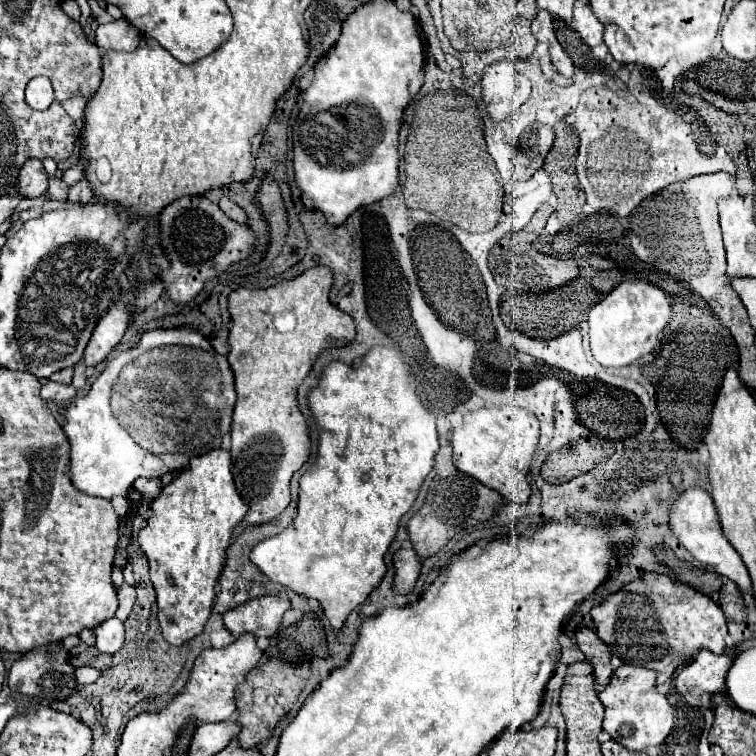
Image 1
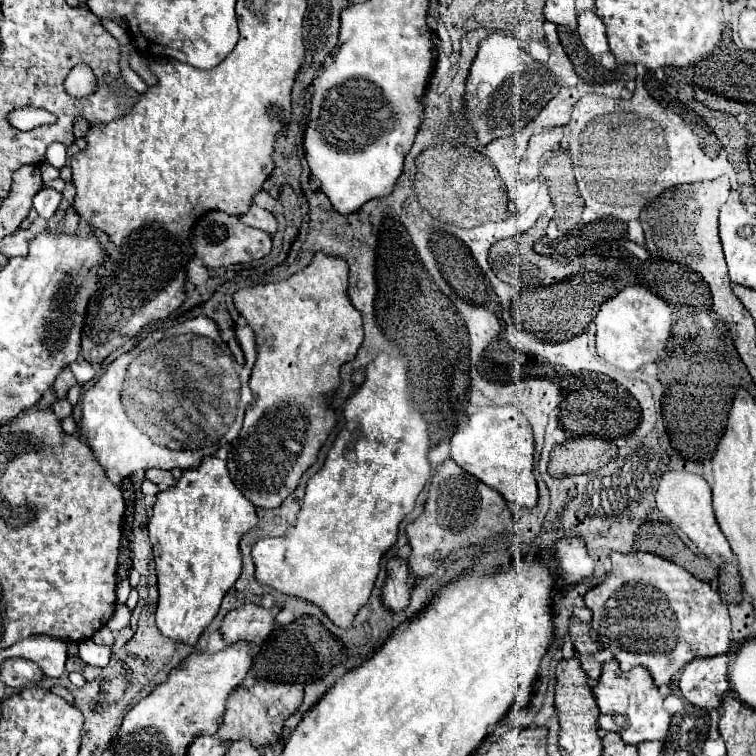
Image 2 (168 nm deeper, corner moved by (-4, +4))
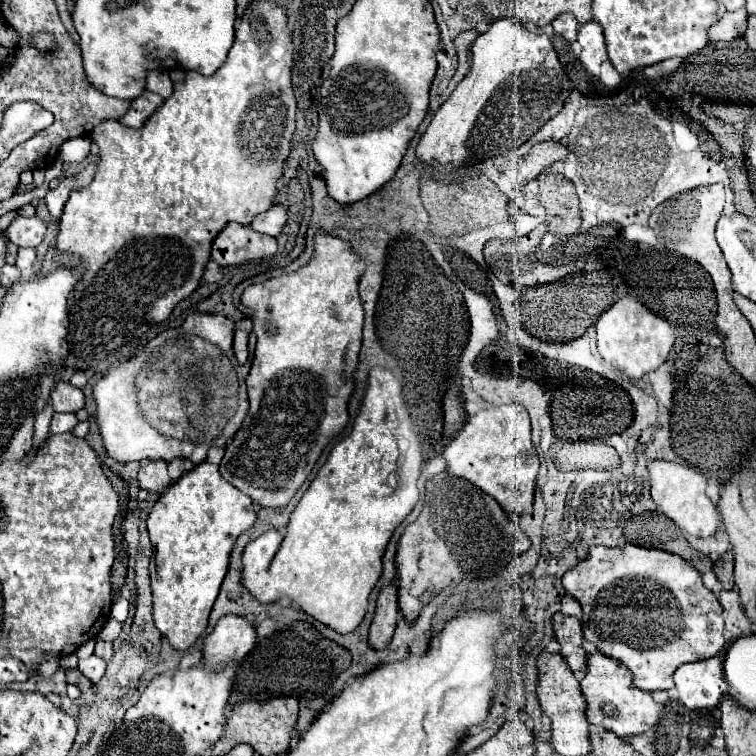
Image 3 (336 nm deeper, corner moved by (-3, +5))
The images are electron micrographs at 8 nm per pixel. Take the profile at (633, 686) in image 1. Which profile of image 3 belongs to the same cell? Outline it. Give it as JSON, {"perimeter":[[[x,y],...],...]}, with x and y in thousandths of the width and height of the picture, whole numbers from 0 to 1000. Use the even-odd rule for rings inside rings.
{"perimeter":[[[798,864],[776,866],[776,888],[769,898],[769,917],[774,922],[774,946],[782,959],[792,959],[813,972],[829,978],[835,972],[853,970],[858,962],[866,962],[877,935],[864,927],[858,914],[843,911],[835,901],[835,888]]]}

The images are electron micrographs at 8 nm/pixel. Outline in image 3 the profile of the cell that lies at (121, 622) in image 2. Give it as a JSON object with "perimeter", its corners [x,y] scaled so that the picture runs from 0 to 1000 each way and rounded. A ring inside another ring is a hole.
{"perimeter":[[[147,816],[147,819],[136,827],[136,835],[128,837],[126,845],[131,845],[131,848],[152,848],[152,845],[157,843],[157,837],[160,837],[160,829],[163,829],[163,827]]]}

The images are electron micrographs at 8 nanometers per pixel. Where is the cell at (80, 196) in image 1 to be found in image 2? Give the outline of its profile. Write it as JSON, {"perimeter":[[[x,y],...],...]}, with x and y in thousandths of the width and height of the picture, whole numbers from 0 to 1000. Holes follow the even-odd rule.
{"perimeter":[[[93,270],[90,278],[87,278],[87,286],[85,286],[85,291],[77,296],[77,302],[79,302],[79,304],[87,304],[87,307],[98,307],[98,304],[103,304],[103,296],[106,296],[103,280],[101,280],[98,272]]]}

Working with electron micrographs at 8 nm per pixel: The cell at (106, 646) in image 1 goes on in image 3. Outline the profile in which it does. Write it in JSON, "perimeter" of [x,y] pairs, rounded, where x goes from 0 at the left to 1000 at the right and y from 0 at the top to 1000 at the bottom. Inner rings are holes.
{"perimeter":[[[120,866],[115,872],[104,874],[104,888],[120,901],[120,903],[131,903],[131,898],[139,890],[139,874],[134,874],[134,869]]]}

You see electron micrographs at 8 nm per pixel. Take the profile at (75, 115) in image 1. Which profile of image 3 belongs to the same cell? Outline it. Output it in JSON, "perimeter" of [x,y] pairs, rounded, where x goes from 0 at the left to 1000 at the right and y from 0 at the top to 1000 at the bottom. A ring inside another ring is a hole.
{"perimeter":[[[99,181],[81,192],[75,210],[81,216],[107,216],[118,205],[120,181]]]}

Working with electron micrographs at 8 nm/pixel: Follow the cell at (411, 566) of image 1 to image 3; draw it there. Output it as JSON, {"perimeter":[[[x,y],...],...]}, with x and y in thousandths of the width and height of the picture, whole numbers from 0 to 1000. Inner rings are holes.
{"perimeter":[[[515,774],[504,782],[499,792],[499,806],[496,806],[496,819],[488,832],[488,853],[501,861],[509,858],[520,843],[522,827],[528,816],[528,798],[525,798],[525,779],[522,774]]]}

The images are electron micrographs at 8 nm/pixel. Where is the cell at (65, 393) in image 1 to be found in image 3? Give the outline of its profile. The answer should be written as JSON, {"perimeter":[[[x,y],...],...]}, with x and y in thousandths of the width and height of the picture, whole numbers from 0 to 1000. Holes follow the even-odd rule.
{"perimeter":[[[73,546],[67,565],[65,565],[65,575],[70,573],[89,573],[102,562],[102,552],[97,546]]]}

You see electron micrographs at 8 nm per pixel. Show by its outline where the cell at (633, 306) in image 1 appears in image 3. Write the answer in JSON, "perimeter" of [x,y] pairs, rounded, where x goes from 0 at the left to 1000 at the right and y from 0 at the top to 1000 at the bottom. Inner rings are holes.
{"perimeter":[[[824,393],[811,406],[806,406],[790,425],[790,459],[798,475],[835,501],[848,501],[853,493],[872,488],[885,472],[893,454],[893,435],[880,422],[858,414],[843,396]]]}

